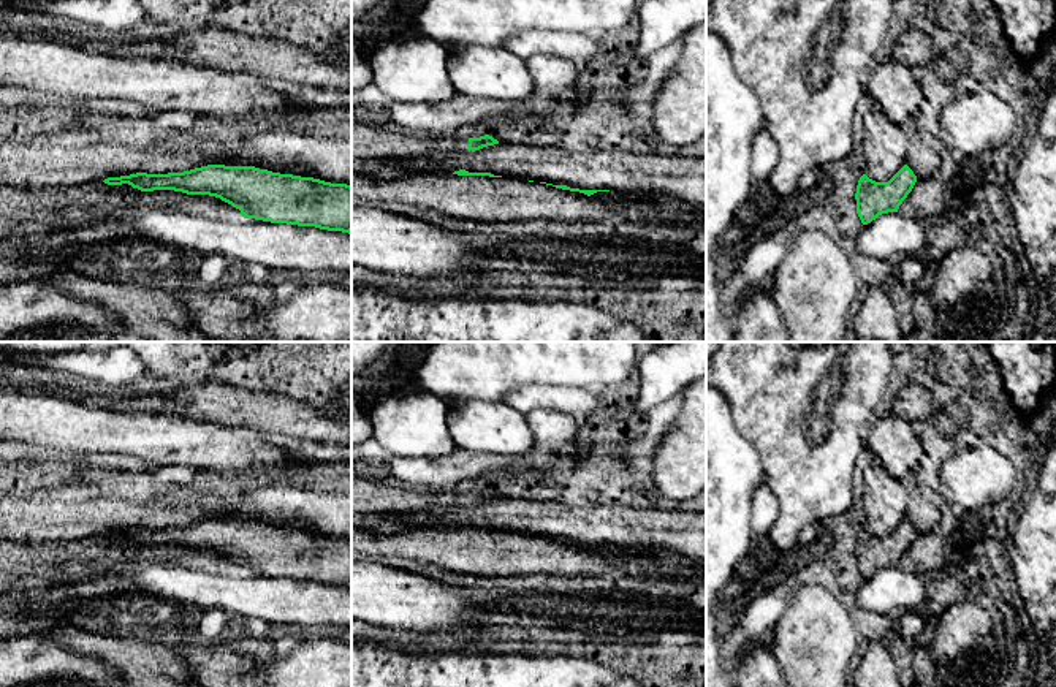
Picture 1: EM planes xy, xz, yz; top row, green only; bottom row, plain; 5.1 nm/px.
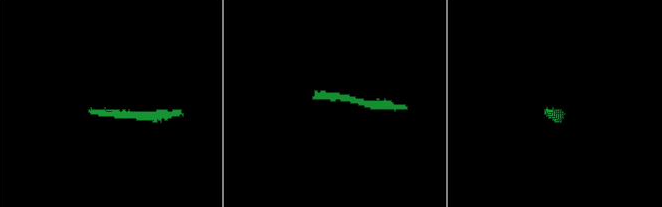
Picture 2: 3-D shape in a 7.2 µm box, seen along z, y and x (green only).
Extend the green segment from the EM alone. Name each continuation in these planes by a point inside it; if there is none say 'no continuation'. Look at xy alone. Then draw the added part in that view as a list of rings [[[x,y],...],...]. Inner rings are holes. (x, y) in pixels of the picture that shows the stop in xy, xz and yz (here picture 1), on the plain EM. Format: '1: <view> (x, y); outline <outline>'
no continuation

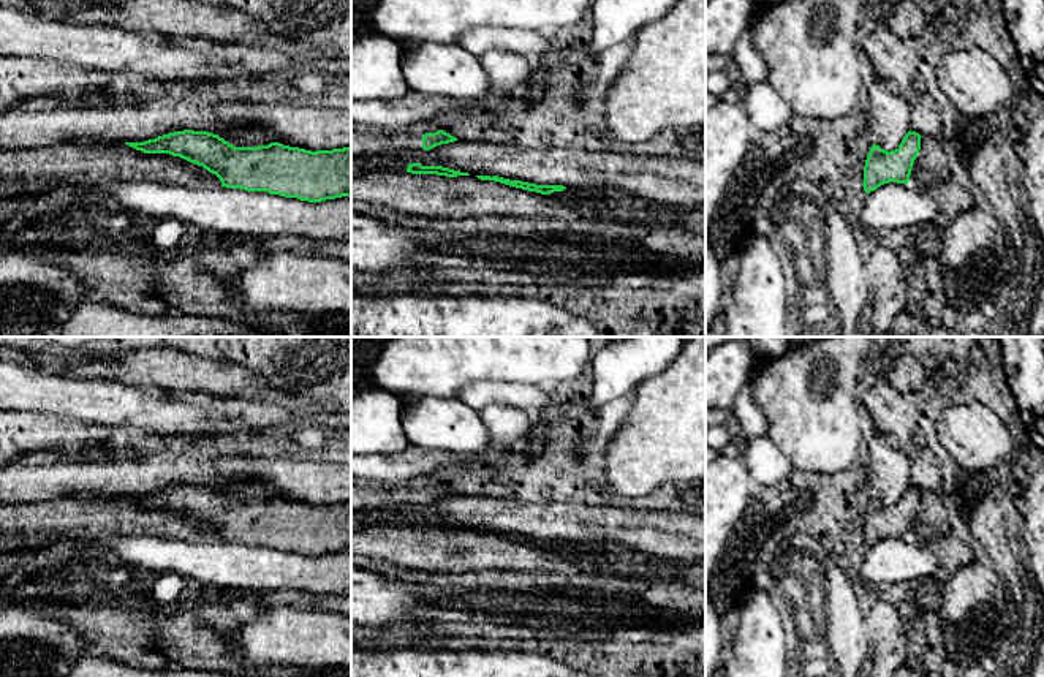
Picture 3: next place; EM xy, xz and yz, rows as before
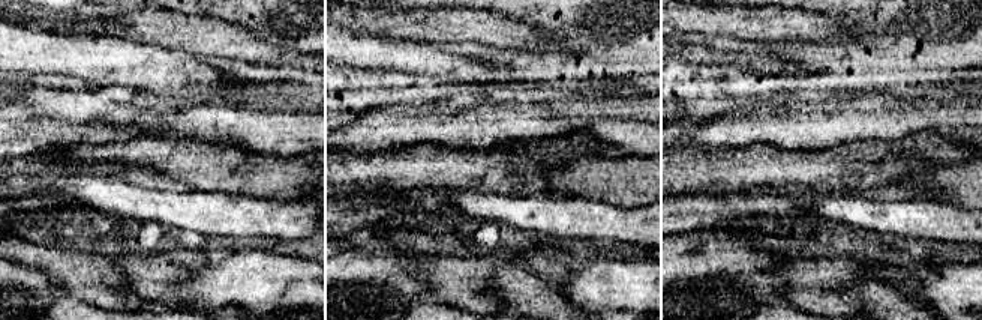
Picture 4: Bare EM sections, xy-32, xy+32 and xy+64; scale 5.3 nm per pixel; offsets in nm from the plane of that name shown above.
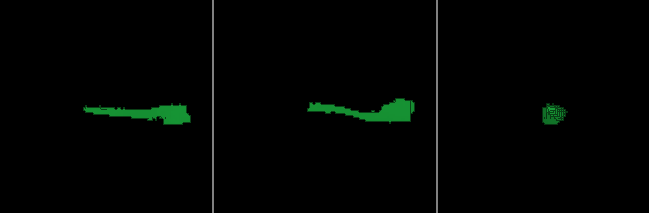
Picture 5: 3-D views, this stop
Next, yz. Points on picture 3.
no continuation

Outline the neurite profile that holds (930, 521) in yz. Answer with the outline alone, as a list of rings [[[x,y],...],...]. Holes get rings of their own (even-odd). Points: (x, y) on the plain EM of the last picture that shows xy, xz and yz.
[[[922,490],[921,505],[914,514],[908,538],[927,546],[930,541],[946,535],[951,535],[951,520],[941,495],[938,490]]]

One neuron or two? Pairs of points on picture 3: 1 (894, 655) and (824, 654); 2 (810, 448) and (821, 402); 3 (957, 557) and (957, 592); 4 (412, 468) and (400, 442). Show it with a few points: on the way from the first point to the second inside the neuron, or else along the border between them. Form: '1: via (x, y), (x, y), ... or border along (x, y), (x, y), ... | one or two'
1: border along (864, 616), (864, 630), (870, 650) | two
2: via (813, 437), (813, 413) | one
3: border along (973, 560), (948, 576) | two
4: border along (410, 445), (394, 453), (367, 454) | two

